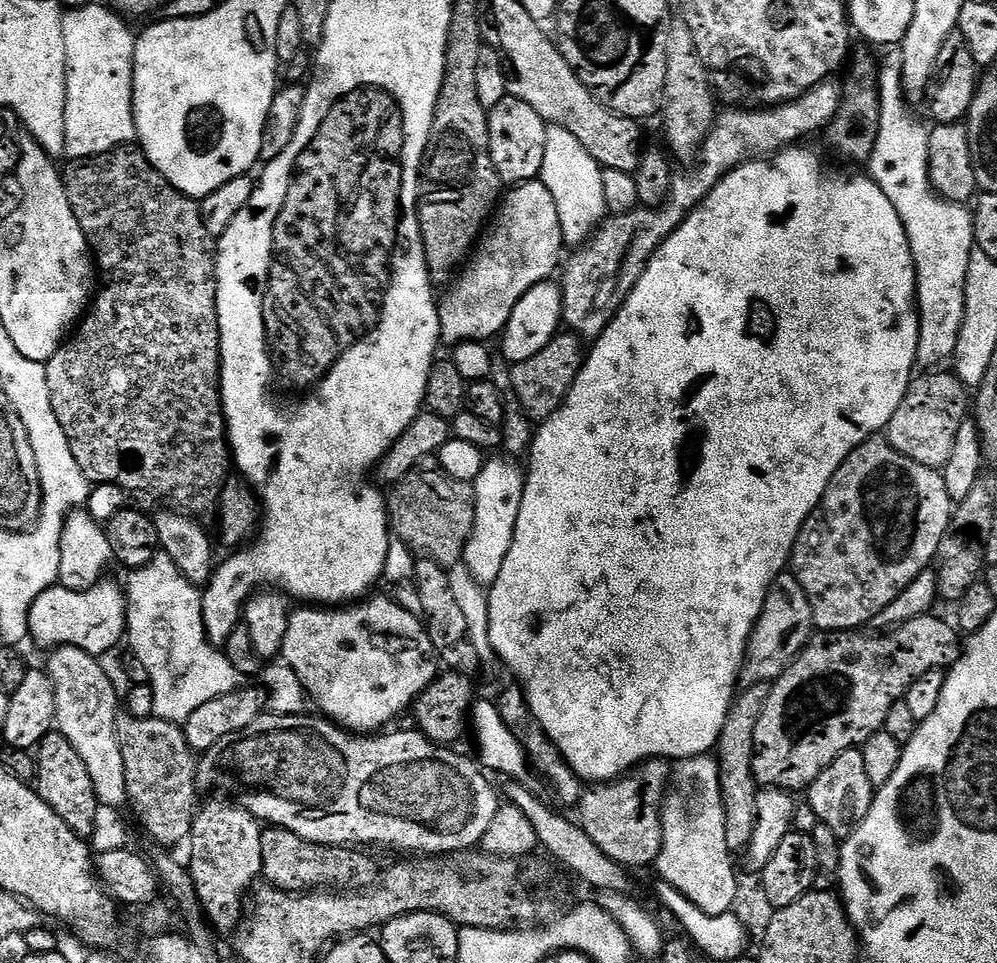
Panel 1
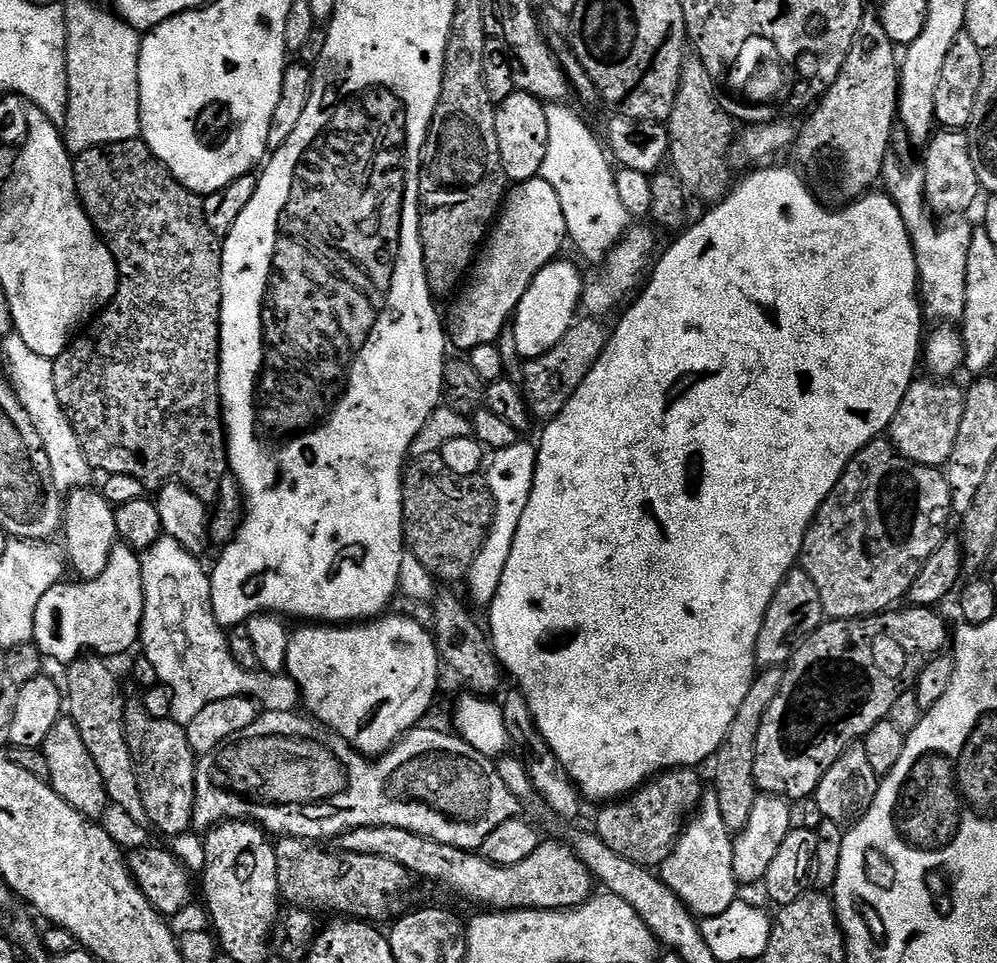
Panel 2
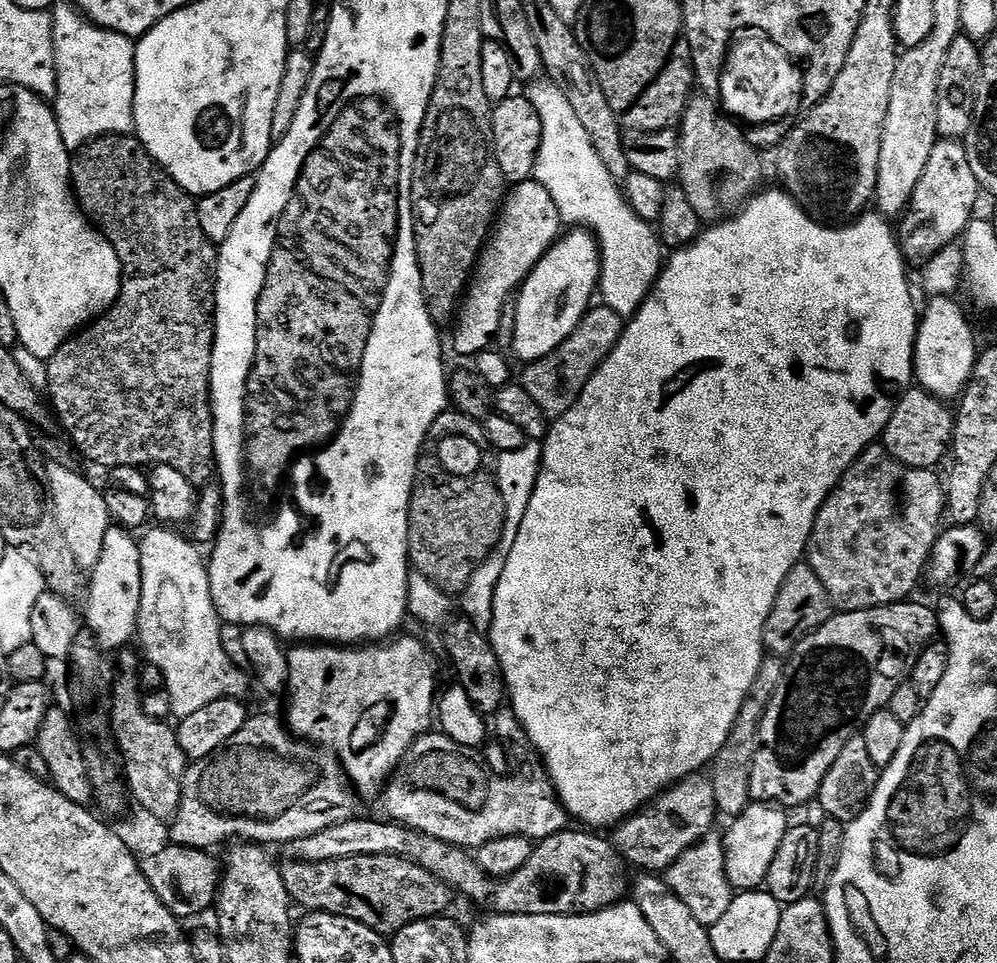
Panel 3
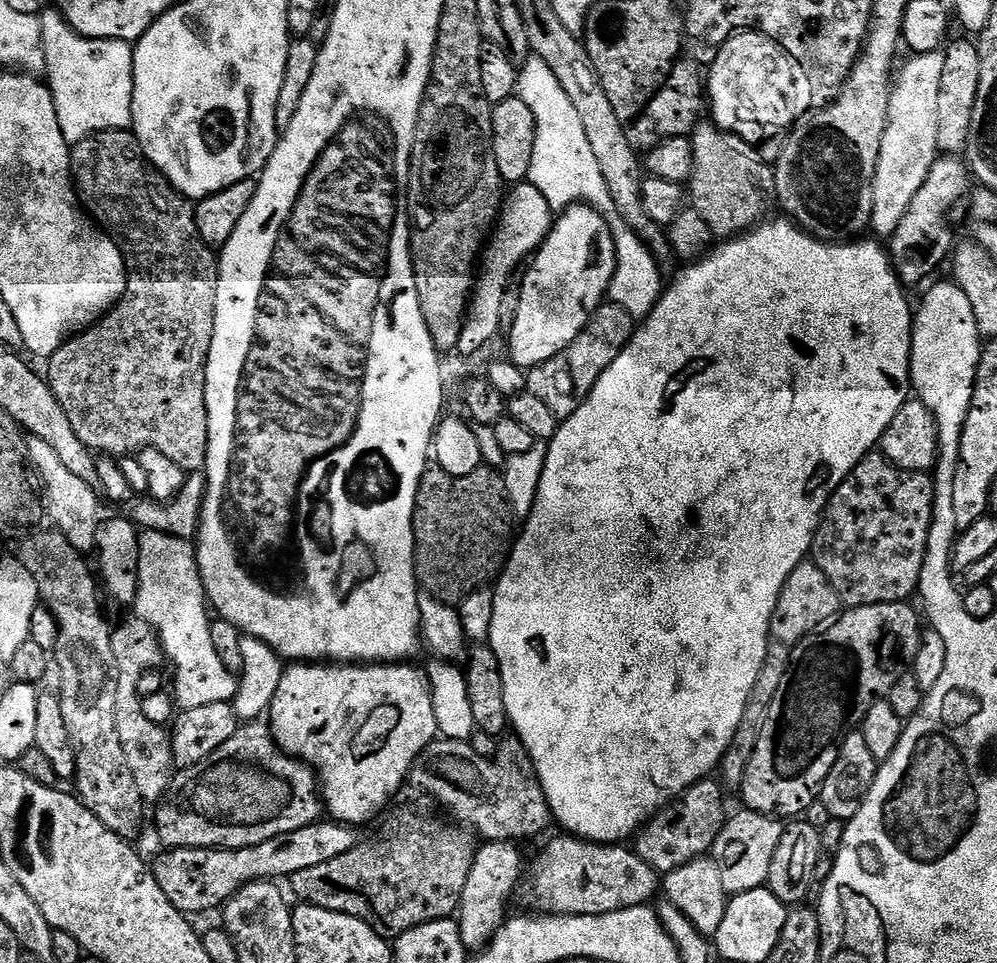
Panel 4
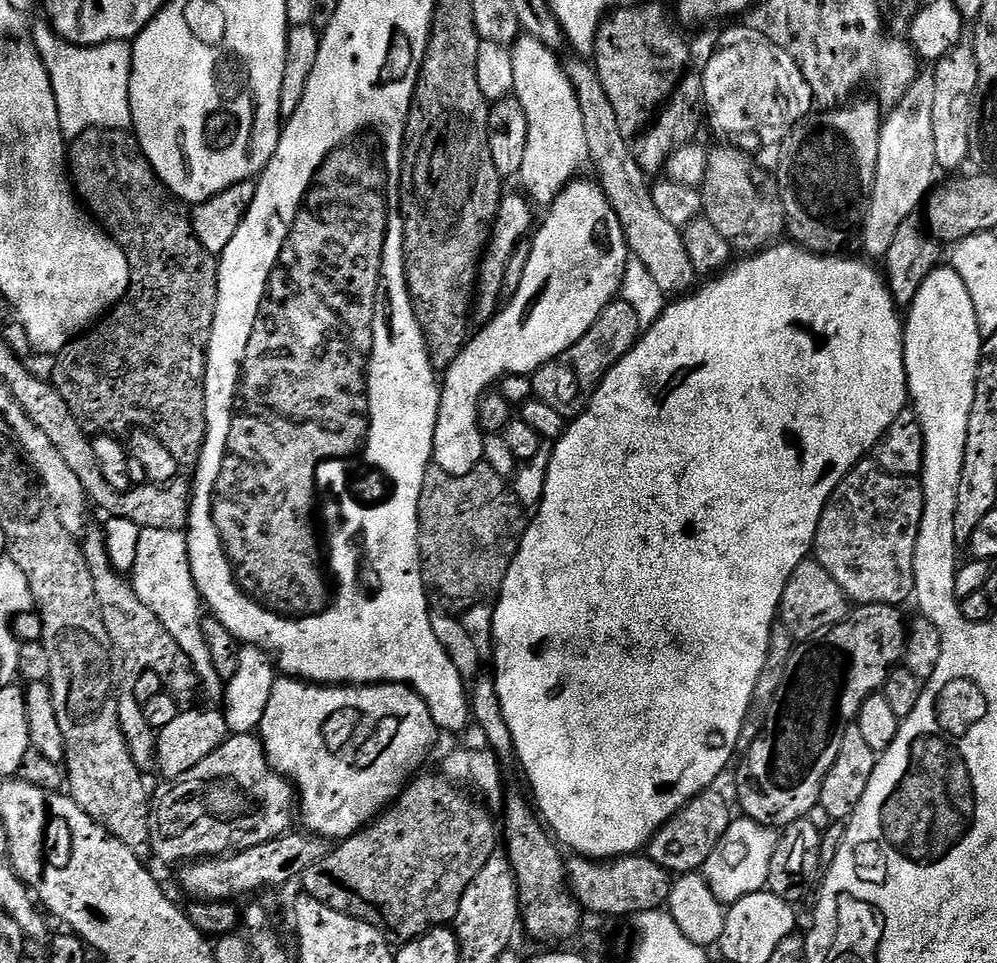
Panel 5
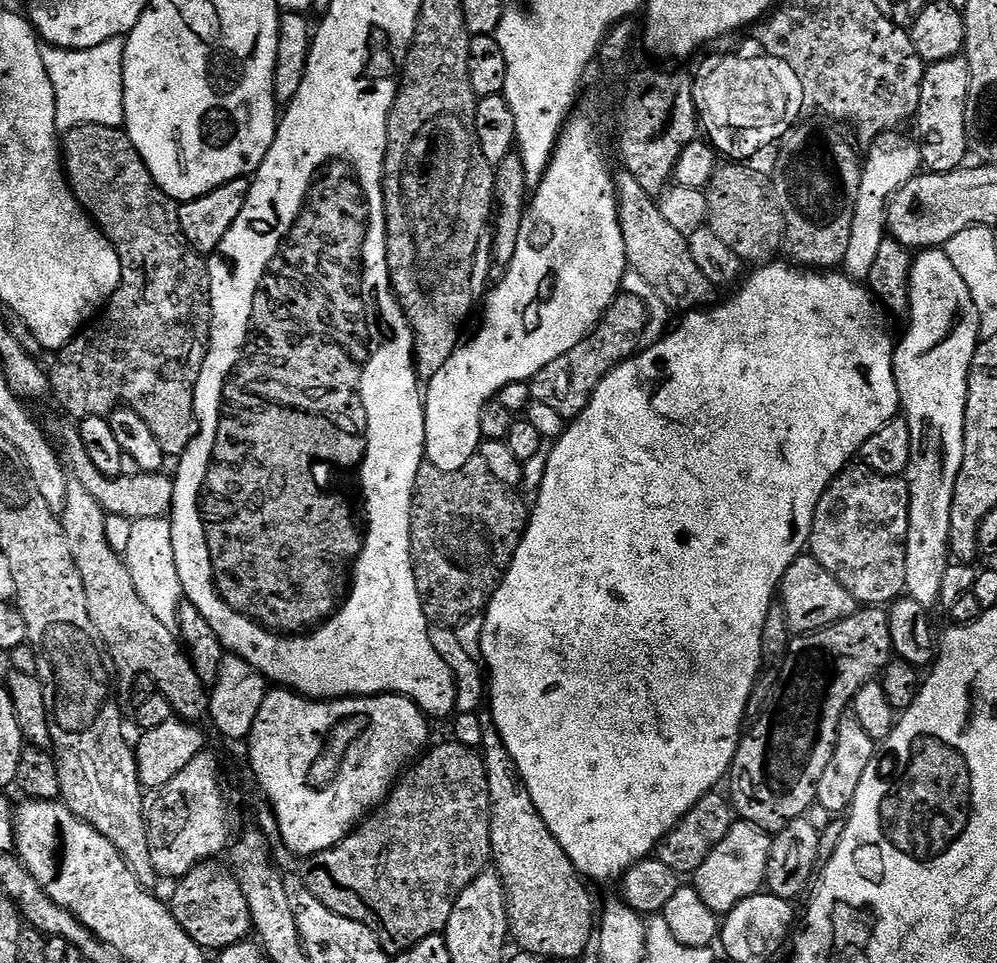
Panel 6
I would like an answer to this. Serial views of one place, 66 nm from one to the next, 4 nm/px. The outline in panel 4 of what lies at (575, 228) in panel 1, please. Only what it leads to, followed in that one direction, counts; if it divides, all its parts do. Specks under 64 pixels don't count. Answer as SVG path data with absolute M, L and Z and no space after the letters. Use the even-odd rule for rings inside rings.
M529 55L523 61L516 90L520 100L530 106L530 114L534 114L536 123L534 158L530 158L527 183L533 184L541 192L553 213L563 213L573 204L587 204L607 218L616 243L616 273L608 287L607 299L622 306L622 310L626 310L633 320L644 321L664 293L666 280L660 277L661 265L647 244L623 218L616 215L610 190L606 190L602 169L598 167L598 158L594 158L594 150L590 150L590 138L586 138L586 130L578 119L578 110L574 110L570 98L566 98L566 90L562 90L558 78L554 78L546 62L542 62L538 56Z

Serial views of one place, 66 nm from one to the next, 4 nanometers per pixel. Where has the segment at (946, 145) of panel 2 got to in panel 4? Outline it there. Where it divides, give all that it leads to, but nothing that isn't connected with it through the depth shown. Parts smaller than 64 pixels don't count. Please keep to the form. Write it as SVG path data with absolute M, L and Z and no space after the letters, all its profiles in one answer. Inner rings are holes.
M956 154L937 155L934 166L930 166L930 174L926 182L922 182L922 190L914 194L914 202L910 202L910 210L902 217L902 226L894 230L890 237L890 259L900 283L905 286L916 284L919 280L931 281L936 271L953 255L952 232L948 227L952 224L952 208L967 201L970 196L970 169L963 159Z

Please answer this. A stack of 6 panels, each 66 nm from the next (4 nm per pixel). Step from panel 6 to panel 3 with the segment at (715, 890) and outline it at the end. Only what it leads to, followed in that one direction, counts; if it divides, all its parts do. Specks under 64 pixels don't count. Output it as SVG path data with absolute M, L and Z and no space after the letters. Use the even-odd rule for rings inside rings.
M749 803L743 814L731 821L728 833L723 833L724 857L726 858L726 878L736 890L756 890L768 879L770 862L774 862L774 854L778 854L778 846L782 846L782 838L786 838L788 829L788 812L779 806Z

